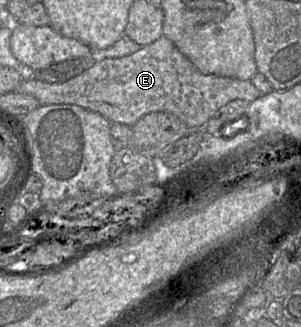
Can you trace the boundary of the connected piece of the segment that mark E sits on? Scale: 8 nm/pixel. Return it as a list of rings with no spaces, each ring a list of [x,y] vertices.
[[[164,35],[140,50],[119,58],[105,58],[65,82],[48,83],[35,78],[23,78],[16,91],[35,97],[41,105],[71,104],[96,112],[111,123],[132,126],[142,116],[151,112],[168,112],[175,115],[189,129],[202,129],[209,118],[222,106],[233,100],[252,102],[261,92],[251,80],[240,80],[213,74],[202,74]]]

